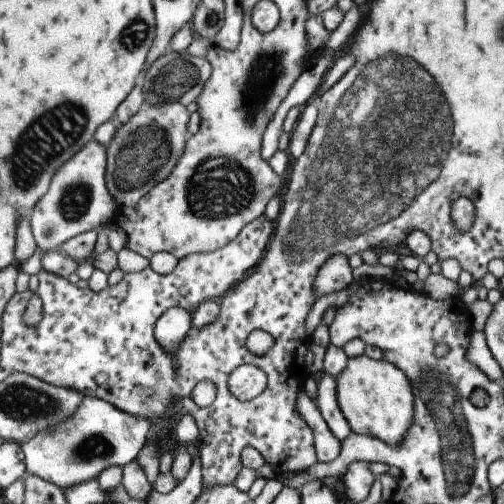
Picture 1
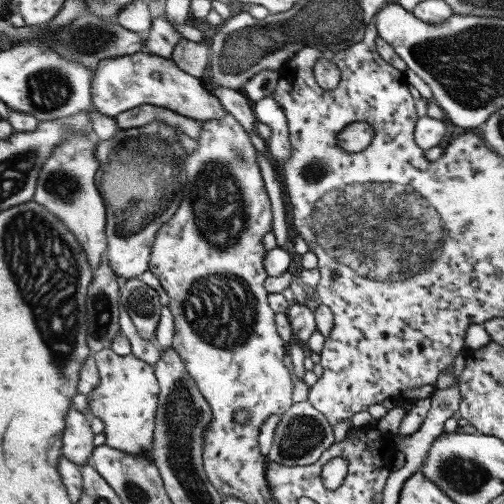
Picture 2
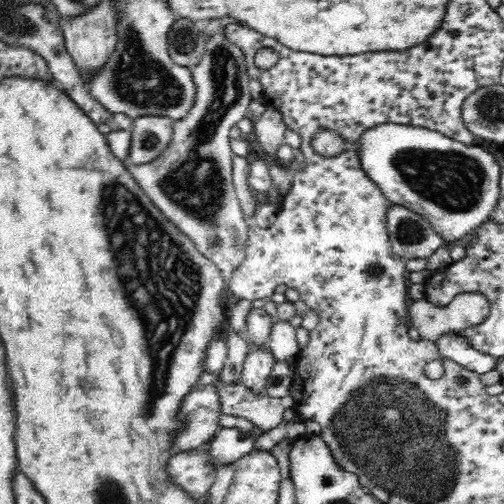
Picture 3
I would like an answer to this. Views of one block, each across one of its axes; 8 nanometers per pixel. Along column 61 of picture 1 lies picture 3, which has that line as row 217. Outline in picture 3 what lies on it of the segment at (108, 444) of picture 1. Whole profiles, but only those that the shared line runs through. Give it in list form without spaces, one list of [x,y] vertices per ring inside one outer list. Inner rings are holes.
[[[380,124],[374,130],[366,130],[352,148],[358,150],[362,170],[376,182],[390,204],[420,214],[444,242],[466,238],[478,230],[478,226],[490,220],[490,214],[502,198],[500,162],[476,144],[466,146],[434,130]]]

